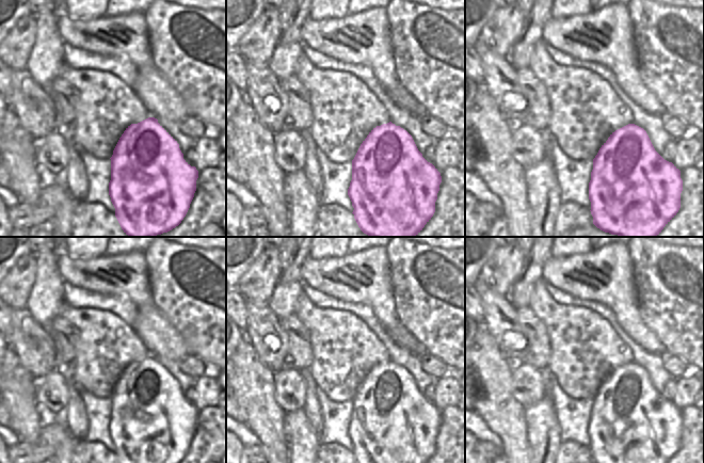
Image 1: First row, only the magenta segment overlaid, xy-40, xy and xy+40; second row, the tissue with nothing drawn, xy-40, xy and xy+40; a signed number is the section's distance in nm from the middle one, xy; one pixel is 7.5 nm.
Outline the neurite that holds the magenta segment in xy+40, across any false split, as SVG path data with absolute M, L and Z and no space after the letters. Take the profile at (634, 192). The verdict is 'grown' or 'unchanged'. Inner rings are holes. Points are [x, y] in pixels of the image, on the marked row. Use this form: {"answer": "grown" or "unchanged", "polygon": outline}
{"answer": "unchanged", "polygon": "M628 124L610 134L593 159L589 199L593 224L619 237L656 237L681 208L681 171L654 148L646 131Z"}

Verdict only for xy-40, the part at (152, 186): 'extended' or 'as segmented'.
as segmented

